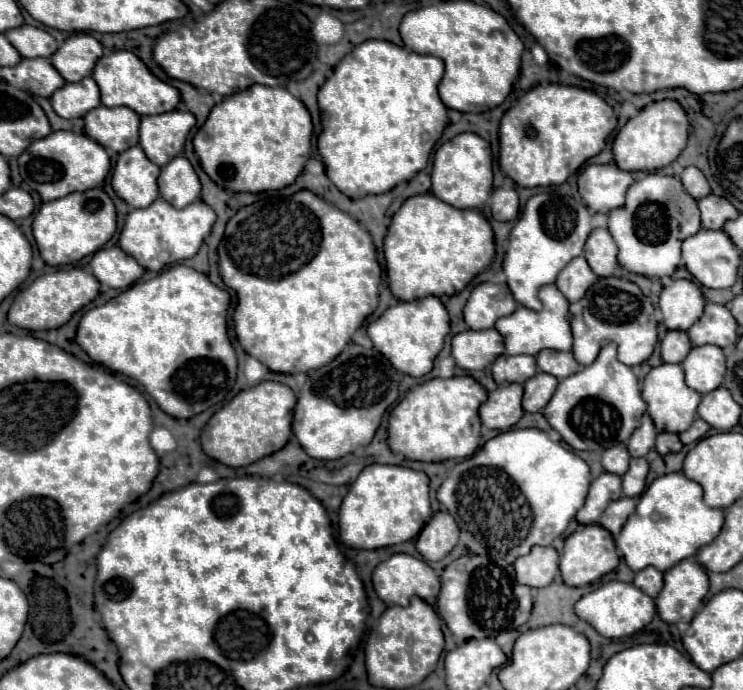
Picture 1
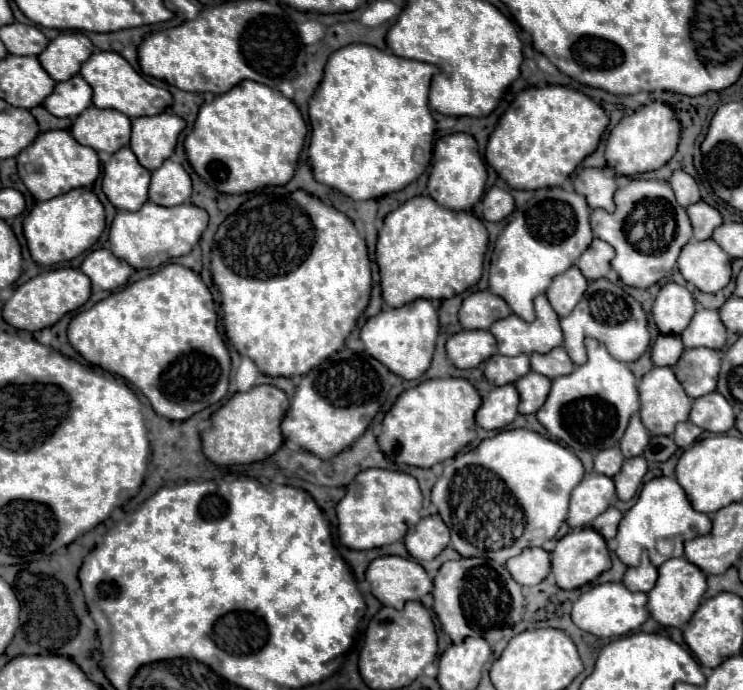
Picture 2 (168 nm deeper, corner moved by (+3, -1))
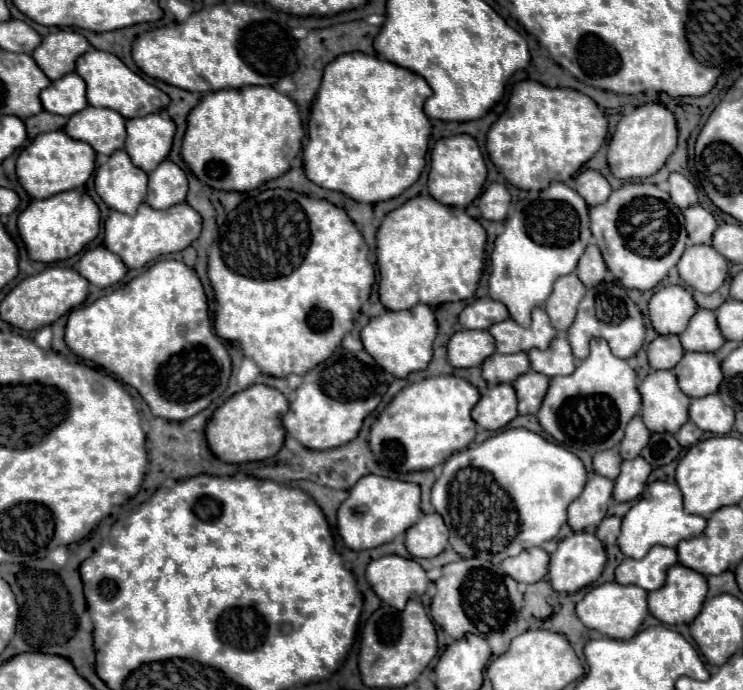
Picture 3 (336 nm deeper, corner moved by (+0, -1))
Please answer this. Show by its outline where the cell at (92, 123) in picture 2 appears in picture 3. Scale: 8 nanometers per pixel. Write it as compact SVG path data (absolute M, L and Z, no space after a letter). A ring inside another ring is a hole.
M86 107L84 111L72 115L64 131L78 141L92 145L96 153L112 155L124 149L126 143L126 119L118 111Z

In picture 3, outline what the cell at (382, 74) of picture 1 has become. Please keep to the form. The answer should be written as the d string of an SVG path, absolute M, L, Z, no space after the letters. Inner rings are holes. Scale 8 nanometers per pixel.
M360 51L336 57L324 67L324 79L312 107L308 143L304 147L306 177L324 189L340 191L360 203L374 205L378 201L398 197L420 177L426 165L432 125L424 115L424 101L430 95L432 89L426 79L406 67Z

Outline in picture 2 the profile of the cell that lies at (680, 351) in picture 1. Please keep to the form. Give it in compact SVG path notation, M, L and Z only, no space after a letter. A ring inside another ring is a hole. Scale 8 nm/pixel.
M659 335L651 347L651 361L657 367L671 367L683 355L683 349L679 335Z

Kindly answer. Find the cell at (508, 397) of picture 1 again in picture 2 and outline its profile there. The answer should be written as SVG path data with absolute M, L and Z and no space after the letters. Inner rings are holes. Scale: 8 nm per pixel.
M514 384L497 386L491 389L485 397L481 407L475 413L477 425L483 429L503 429L517 417L519 395Z

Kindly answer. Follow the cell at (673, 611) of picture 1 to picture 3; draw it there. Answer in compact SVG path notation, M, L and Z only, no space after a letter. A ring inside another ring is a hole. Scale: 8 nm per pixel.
M676 563L668 567L664 587L648 593L648 609L666 625L692 623L702 609L706 593L706 577Z

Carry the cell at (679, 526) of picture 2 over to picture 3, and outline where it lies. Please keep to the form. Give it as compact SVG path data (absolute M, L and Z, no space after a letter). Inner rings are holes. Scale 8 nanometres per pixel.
M654 481L646 487L642 497L636 501L636 505L624 515L622 519L622 531L618 535L618 547L620 551L630 559L642 559L650 547L662 545L662 547L676 547L682 539L690 539L692 535L700 535L704 531L706 519L700 515L690 515L684 511L682 505L682 491L676 483L668 481Z

